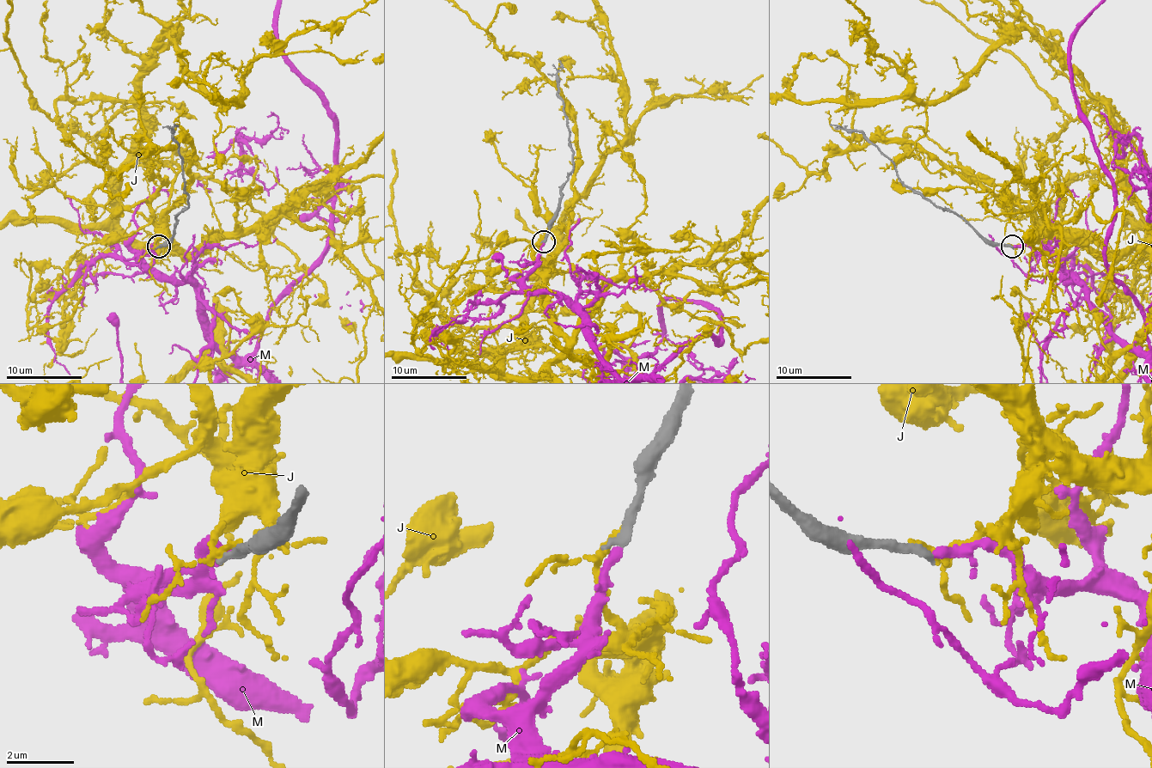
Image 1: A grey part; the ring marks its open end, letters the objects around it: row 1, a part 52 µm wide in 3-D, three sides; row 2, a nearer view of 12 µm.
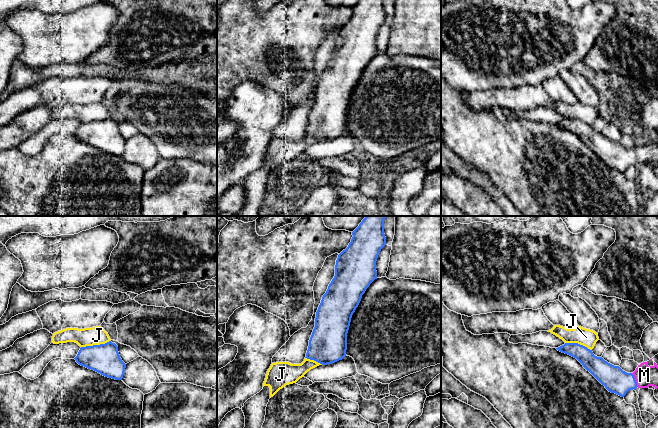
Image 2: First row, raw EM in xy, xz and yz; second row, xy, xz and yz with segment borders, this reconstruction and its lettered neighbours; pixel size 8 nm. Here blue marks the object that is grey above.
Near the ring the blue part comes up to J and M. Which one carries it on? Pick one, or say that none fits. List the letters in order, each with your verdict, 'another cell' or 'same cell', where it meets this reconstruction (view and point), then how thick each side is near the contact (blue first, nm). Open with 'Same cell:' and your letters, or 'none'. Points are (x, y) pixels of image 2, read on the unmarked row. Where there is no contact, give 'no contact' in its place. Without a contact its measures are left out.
Same cell: M
J: another cell; meets blue in xy at (95, 121); 240 nm thick on the blue side, 150 nm on the other
M: same cell; meets blue in yz at (635, 156); 200 nm thick on the blue side, 170 nm on the other

